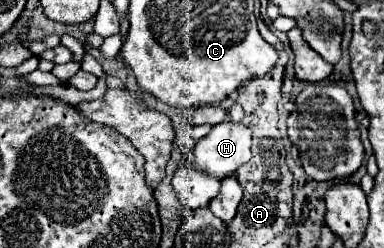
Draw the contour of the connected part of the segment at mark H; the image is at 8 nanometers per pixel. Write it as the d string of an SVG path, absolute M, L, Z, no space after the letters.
M217 123L197 143L193 155L205 175L225 179L251 159L251 129L243 123Z

